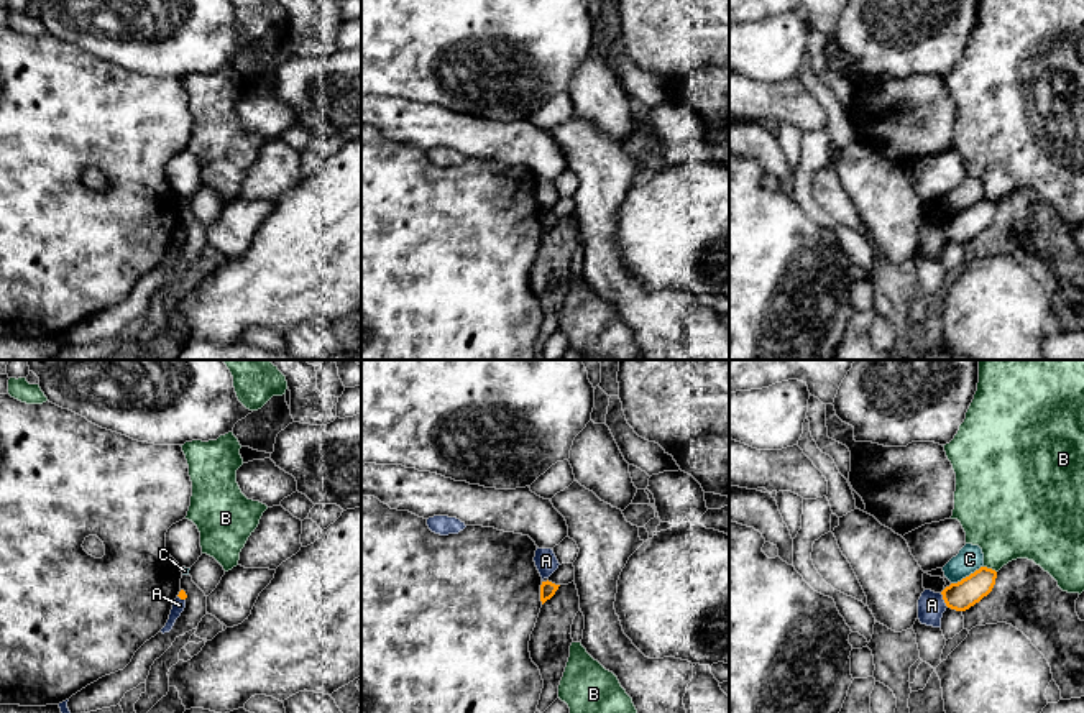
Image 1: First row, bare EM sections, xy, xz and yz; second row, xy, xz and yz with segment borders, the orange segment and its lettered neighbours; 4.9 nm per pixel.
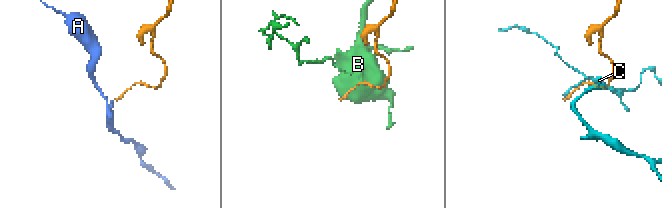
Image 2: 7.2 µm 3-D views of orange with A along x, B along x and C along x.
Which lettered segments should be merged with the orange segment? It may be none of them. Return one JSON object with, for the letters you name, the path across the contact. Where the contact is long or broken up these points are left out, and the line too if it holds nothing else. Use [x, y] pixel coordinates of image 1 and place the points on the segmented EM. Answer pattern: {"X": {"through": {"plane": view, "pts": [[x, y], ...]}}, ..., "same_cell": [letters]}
{"same_cell": []}

